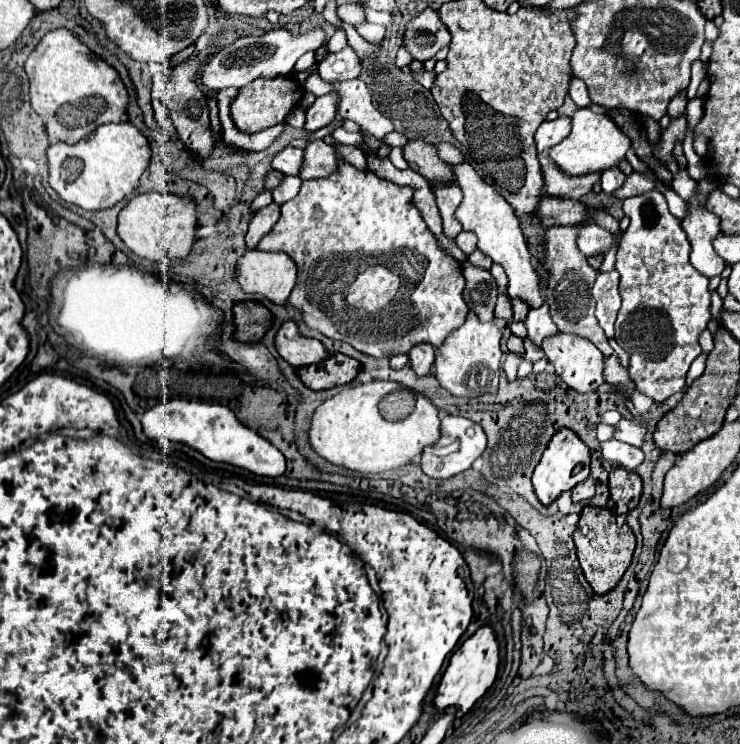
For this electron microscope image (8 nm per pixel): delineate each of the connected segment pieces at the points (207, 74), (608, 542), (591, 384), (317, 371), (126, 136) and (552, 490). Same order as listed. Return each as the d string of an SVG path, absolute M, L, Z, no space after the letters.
M276 28L276 30L264 32L262 36L244 36L224 48L220 48L218 52L212 54L212 58L208 58L208 62L202 68L200 82L208 90L218 92L218 90L230 88L230 86L244 88L246 84L250 84L256 78L288 76L294 70L294 64L302 54L306 54L310 50L318 50L322 44L324 44L322 28L314 28L302 36L292 36L286 28Z
M586 506L580 514L578 530L574 532L574 544L576 544L576 556L580 562L580 568L588 580L588 584L594 588L596 594L606 594L622 580L626 568L630 566L632 554L634 554L634 534L628 528L628 524L618 526L616 514L608 508L596 508Z
M556 334L550 336L542 342L542 350L548 358L548 362L554 366L554 372L576 392L592 392L596 390L600 384L604 384L602 378L602 354L598 354L598 348L594 348L594 344L586 342L580 336L574 334Z
M332 354L318 364L302 366L296 370L298 378L310 390L326 390L326 388L350 384L358 372L360 372L360 364L344 354Z
M118 122L98 126L90 136L76 144L50 144L46 148L46 158L50 172L48 184L64 202L76 204L84 210L104 210L136 190L142 172L150 164L152 150L136 126L130 122Z
M560 430L550 440L548 448L542 454L540 464L534 470L534 476L532 476L534 494L542 506L550 506L562 492L568 492L576 484L586 480L588 474L590 474L590 450L588 450L588 446L572 430Z

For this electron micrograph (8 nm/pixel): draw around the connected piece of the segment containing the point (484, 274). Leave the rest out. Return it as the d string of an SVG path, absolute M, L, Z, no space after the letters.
M464 264L464 278L466 278L466 288L464 288L464 300L468 302L470 310L476 312L480 322L488 322L494 318L494 304L496 304L496 294L498 286L492 278L492 274L484 268Z

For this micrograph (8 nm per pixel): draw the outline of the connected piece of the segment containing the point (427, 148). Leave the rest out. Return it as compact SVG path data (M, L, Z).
M408 140L402 150L408 166L414 172L422 174L428 182L434 182L434 178L450 178L450 182L454 180L450 174L450 166L438 158L436 146L426 144L424 140Z

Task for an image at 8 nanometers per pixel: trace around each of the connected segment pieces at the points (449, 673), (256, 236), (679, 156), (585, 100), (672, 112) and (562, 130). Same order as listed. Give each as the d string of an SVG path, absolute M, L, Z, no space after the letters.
M482 626L482 628L476 630L474 636L470 636L452 654L446 672L442 674L442 680L440 680L440 684L436 688L434 698L432 698L438 716L442 716L452 706L456 706L454 718L464 716L474 706L474 702L478 698L482 698L488 692L488 688L494 684L496 674L498 674L498 666L500 666L500 646L498 646L498 640L496 640L494 630L490 626Z
M274 202L270 206L258 210L250 220L250 228L246 234L246 246L254 248L260 242L260 238L264 238L272 230L272 226L278 222L278 218L280 218L280 206Z
M680 142L674 144L674 158L676 158L678 166L680 166L680 172L678 172L678 176L674 178L674 182L672 182L672 190L674 190L680 198L690 200L690 198L694 196L694 186L696 186L696 182L688 176L688 172L686 172L686 158L684 158L684 154L678 152L678 150L682 150Z
M572 78L572 82L570 82L570 98L574 100L574 104L578 106L578 108L588 108L590 104L592 104L592 100L590 100L590 96L588 96L588 88L586 88L586 84L582 82L582 80L578 80L578 78Z
M678 94L676 98L672 98L670 106L668 106L668 116L670 118L678 118L678 116L684 116L686 114L686 104L688 104L688 98L686 94Z
M560 116L560 118L552 120L552 122L550 120L542 122L540 128L538 128L538 132L536 132L536 138L534 138L536 150L538 152L548 150L550 146L562 142L562 138L566 138L568 132L570 132L570 118Z

